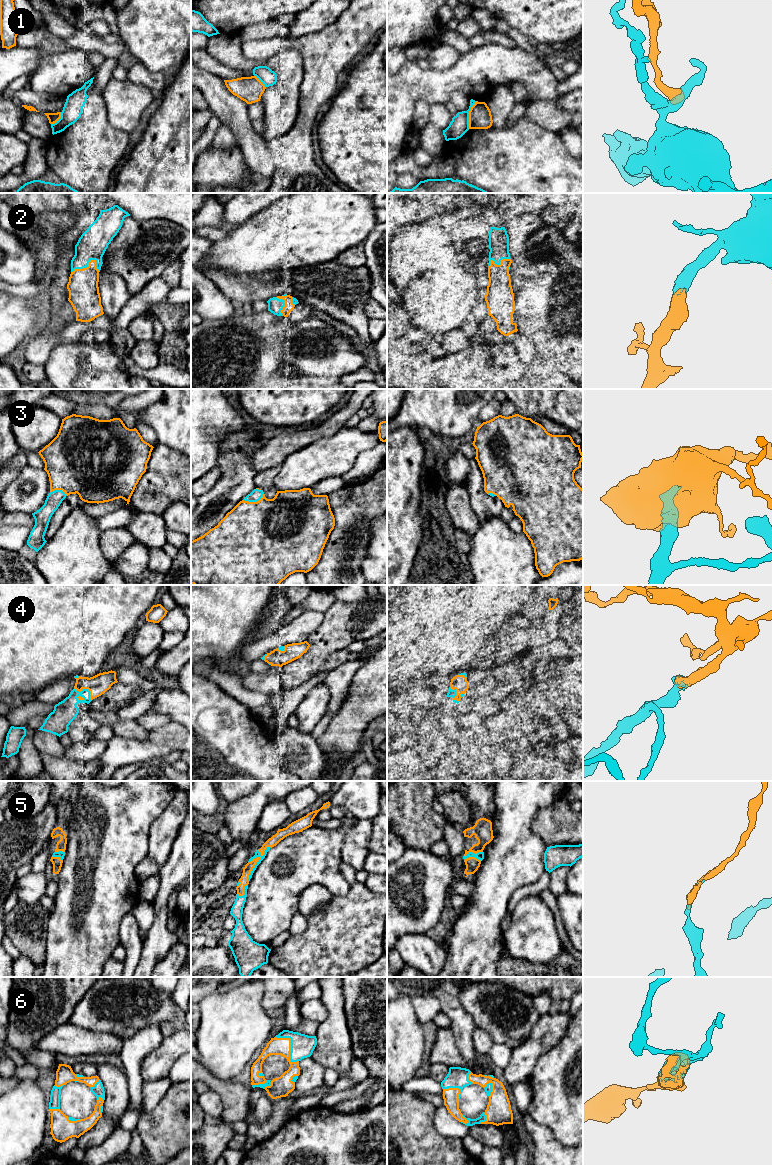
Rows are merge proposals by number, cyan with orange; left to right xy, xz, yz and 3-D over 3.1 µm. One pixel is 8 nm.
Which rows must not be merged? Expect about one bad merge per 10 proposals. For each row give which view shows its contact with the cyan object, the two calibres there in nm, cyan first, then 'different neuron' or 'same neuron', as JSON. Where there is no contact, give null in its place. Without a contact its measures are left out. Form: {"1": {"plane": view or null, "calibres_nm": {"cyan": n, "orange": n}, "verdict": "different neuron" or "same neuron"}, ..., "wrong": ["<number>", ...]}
{"1": {"plane": "yz", "calibres_nm": {"cyan": 150, "orange": 180}, "verdict": "different neuron"}, "2": {"plane": "xy", "calibres_nm": {"cyan": 240, "orange": 240}, "verdict": "same neuron"}, "3": {"plane": "xz", "calibres_nm": {"cyan": 90, "orange": 500}, "verdict": "same neuron"}, "4": {"plane": "xy", "calibres_nm": {"cyan": 180, "orange": 160}, "verdict": "same neuron"}, "5": {"plane": "xz", "calibres_nm": {"cyan": 30, "orange": 80}, "verdict": "same neuron"}, "6": {"plane": "xz", "calibres_nm": {"cyan": 190, "orange": 140}, "verdict": "same neuron"}, "wrong": ["1"]}

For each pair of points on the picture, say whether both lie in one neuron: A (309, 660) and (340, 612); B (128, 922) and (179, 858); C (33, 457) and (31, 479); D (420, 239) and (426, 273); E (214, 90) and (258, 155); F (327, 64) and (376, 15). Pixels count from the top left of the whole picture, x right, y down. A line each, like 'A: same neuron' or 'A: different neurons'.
A: same neuron
B: different neurons
C: different neurons
D: same neuron
E: same neuron
F: same neuron

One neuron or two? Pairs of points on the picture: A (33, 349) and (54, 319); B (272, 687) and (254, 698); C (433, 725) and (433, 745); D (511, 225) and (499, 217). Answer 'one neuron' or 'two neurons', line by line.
A: one neuron
B: two neurons
C: one neuron
D: two neurons

